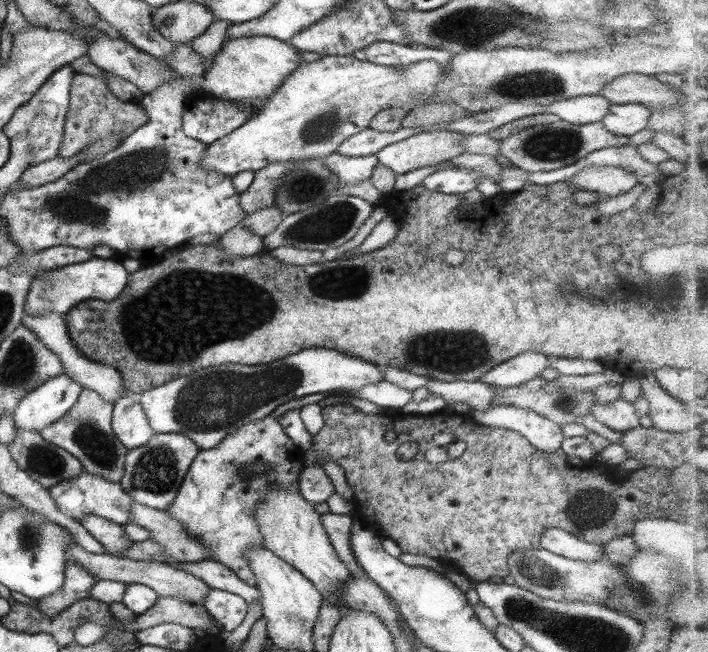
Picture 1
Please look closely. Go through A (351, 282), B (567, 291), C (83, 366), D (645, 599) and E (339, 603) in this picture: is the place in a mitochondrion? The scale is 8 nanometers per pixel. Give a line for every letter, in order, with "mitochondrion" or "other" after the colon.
A: mitochondrion
B: mitochondrion
C: other
D: mitochondrion
E: other

